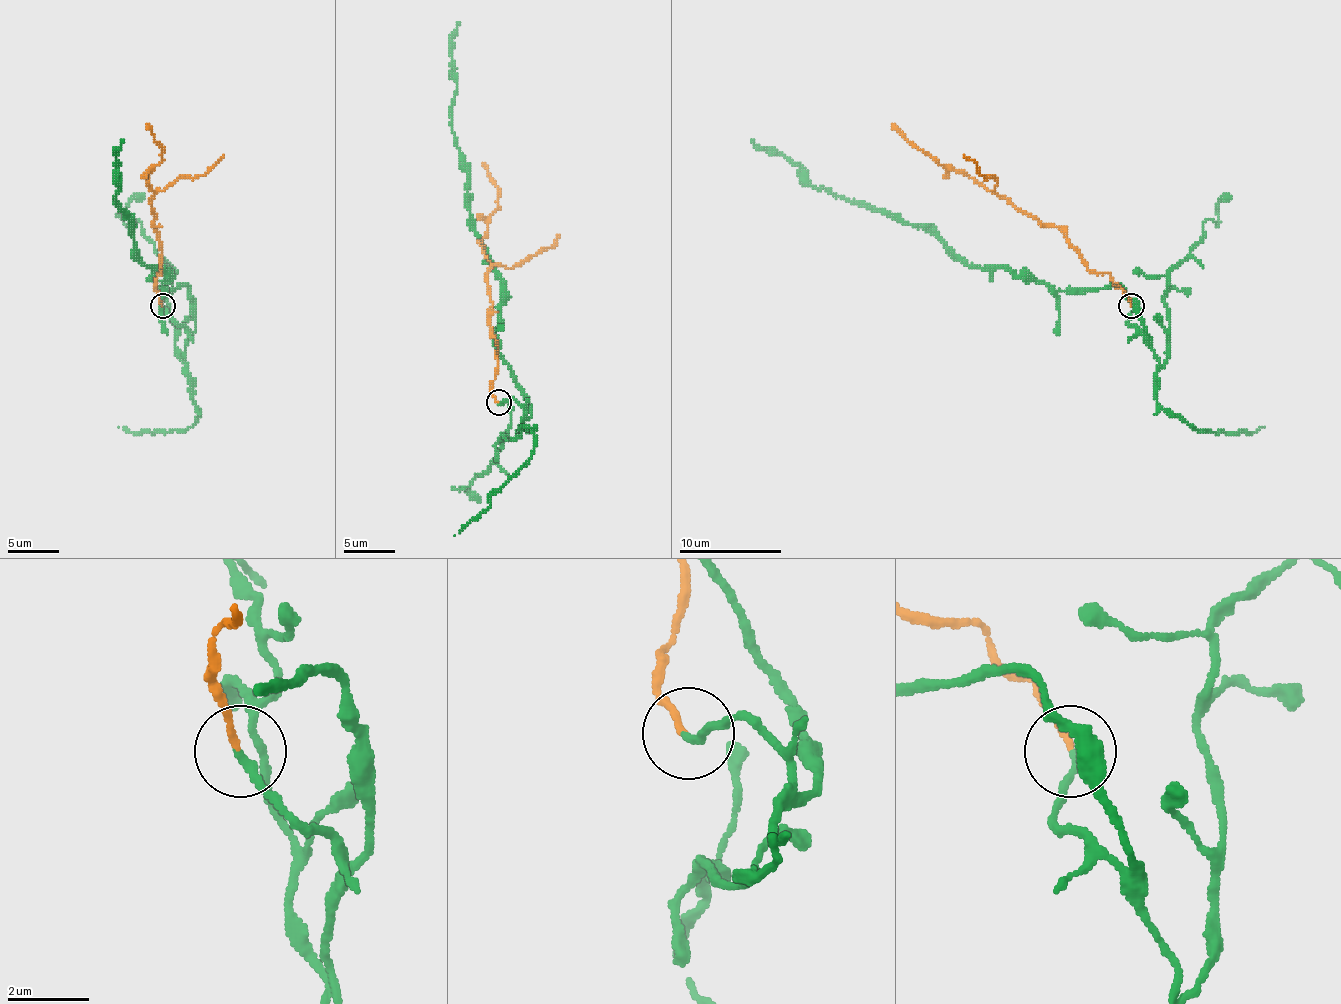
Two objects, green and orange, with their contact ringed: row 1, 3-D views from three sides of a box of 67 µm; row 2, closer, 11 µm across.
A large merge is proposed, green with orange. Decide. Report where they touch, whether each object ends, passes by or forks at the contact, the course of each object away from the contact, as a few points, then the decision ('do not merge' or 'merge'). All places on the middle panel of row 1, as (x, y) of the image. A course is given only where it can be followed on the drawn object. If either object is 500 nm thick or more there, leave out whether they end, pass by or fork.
at (498, 402); green ends there; orange ends there; green runs (498, 402), (513, 399), (529, 417), (498, 350), (503, 281), (475, 227), (452, 122), (459, 22); orange runs (498, 402), (490, 391), (498, 343), (490, 327), (490, 263), (482, 240), (498, 207), (498, 189), (482, 163); do not merge

